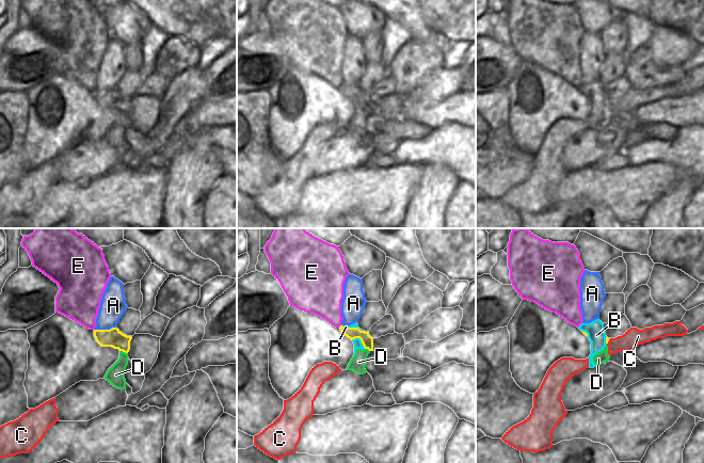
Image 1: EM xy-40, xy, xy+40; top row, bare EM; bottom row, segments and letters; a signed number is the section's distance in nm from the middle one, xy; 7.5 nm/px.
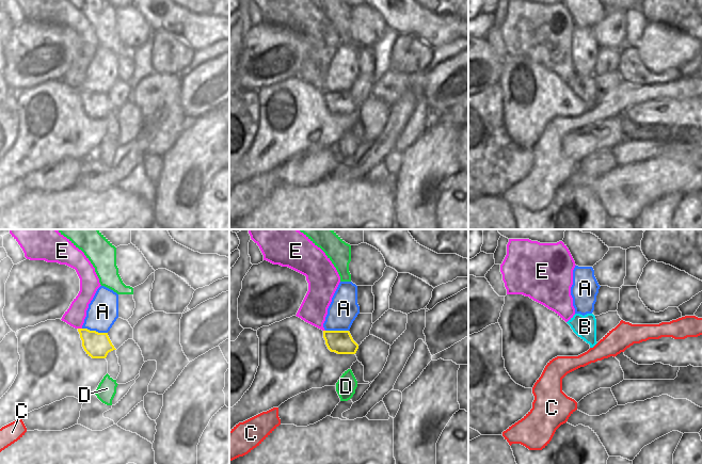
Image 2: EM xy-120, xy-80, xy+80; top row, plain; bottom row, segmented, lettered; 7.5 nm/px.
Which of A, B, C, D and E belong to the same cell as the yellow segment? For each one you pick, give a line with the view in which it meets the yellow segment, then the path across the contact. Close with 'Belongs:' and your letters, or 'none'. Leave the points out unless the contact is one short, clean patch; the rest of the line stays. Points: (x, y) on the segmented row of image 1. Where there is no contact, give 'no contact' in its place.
Belongs: none

